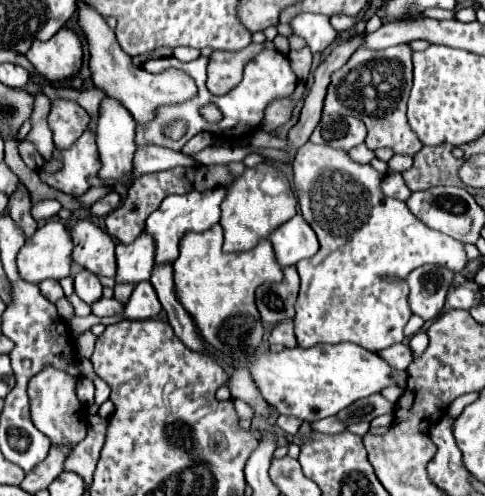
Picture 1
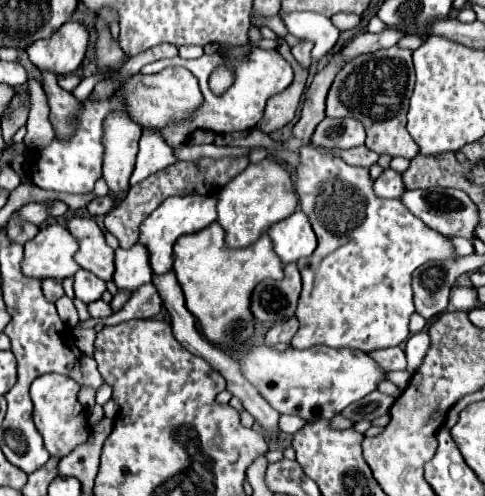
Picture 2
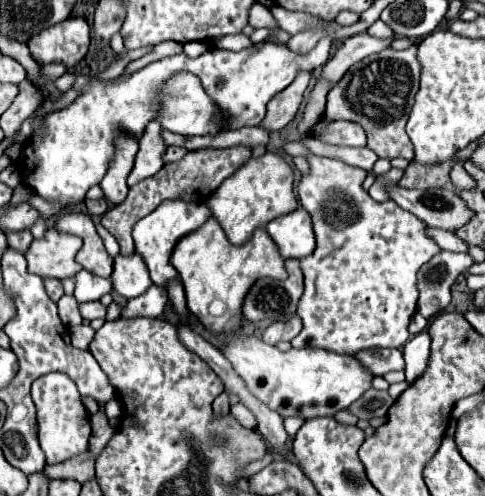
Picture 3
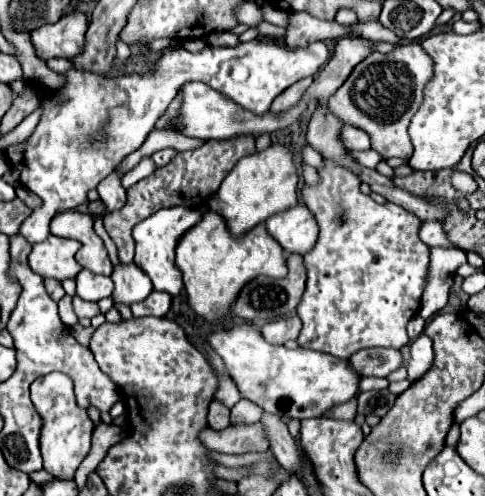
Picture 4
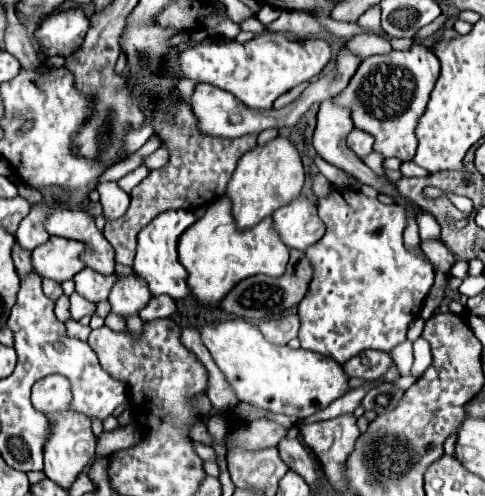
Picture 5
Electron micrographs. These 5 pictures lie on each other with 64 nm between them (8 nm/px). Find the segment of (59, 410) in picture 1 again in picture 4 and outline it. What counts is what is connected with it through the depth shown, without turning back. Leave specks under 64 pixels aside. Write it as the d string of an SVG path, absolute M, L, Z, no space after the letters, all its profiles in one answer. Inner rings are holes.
M52 372L48 376L42 376L30 386L30 390L32 390L32 402L44 420L40 436L44 470L50 472L56 480L74 480L74 472L78 470L78 466L92 448L94 424L86 414L86 410L76 404L72 380L66 374Z

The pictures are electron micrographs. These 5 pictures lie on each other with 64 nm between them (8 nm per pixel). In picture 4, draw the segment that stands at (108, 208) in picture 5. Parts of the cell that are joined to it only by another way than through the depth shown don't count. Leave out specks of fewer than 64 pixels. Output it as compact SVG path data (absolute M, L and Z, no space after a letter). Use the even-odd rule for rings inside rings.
M116 172L108 174L108 176L98 184L96 190L98 190L98 194L100 194L100 200L102 200L104 206L106 206L106 212L114 212L114 210L124 208L124 204L126 204L126 190L122 188L120 176L116 176Z

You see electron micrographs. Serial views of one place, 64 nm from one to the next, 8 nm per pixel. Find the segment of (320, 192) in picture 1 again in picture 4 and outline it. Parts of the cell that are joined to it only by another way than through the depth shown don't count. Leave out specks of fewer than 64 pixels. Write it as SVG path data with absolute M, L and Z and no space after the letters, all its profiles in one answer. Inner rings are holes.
M324 160L324 168L320 170L320 182L318 186L314 188L308 188L304 186L302 190L302 198L304 198L304 204L308 204L308 208L314 212L316 220L318 220L318 226L320 226L320 236L318 236L318 242L314 244L314 248L304 254L304 264L306 264L306 270L308 270L308 280L306 280L306 292L302 296L302 302L298 304L298 316L302 320L302 332L298 336L298 344L302 348L310 348L310 350L318 350L318 352L326 352L326 354L332 354L340 360L348 360L354 352L362 350L362 348L372 348L372 346L380 346L380 348L400 348L404 344L410 342L410 338L406 336L406 324L418 314L420 310L420 298L422 298L422 292L424 292L424 286L426 286L426 280L428 280L428 246L422 244L422 240L418 238L418 228L420 228L420 220L404 210L402 206L396 206L396 204L376 204L370 196L362 194L360 192L360 180L356 180L356 176L352 176L352 172L348 172L344 166L338 166L338 164L332 164L330 160Z

